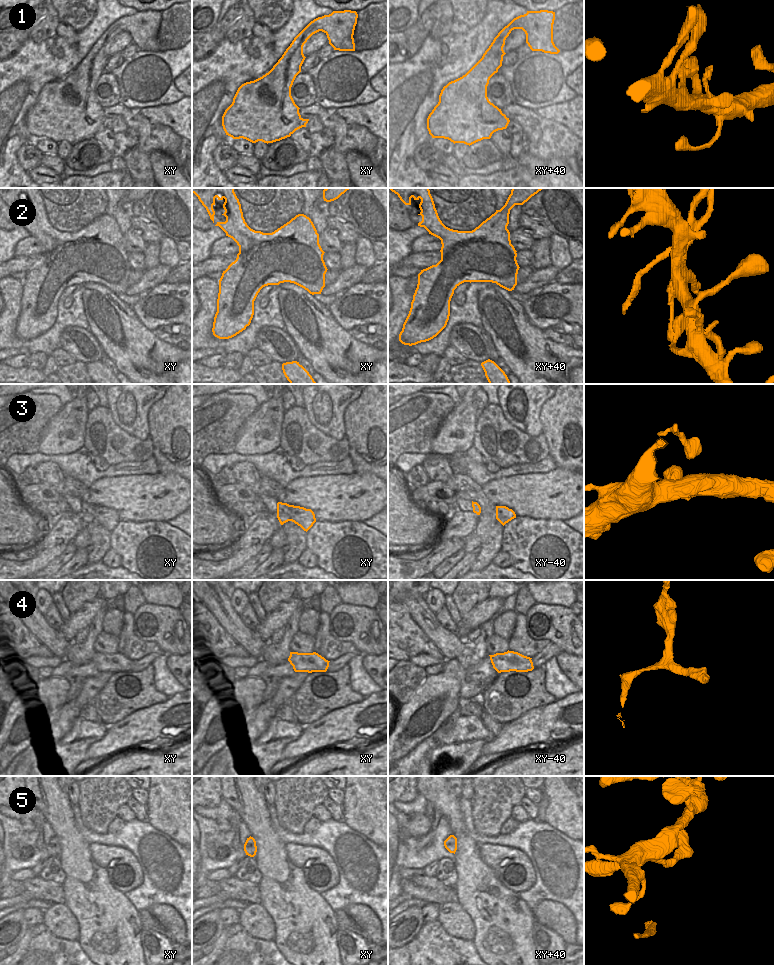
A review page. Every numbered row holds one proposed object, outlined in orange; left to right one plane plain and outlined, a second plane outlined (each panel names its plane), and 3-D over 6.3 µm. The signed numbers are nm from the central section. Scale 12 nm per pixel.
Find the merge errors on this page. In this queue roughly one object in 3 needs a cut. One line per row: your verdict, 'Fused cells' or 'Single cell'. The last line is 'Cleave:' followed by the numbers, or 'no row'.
1: Single cell
2: Fused cells
3: Single cell
4: Single cell
5: Single cell
Cleave: 2.

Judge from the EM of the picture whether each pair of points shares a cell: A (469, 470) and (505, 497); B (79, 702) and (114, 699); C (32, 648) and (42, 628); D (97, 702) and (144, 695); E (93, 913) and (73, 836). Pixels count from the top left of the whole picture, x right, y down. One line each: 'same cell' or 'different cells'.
A: different cells
B: different cells
C: different cells
D: same cell
E: same cell

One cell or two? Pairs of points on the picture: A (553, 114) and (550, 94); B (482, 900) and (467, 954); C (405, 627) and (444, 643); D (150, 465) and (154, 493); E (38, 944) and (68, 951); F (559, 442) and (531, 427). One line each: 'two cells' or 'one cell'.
A: two cells
B: two cells
C: two cells
D: two cells
E: one cell
F: two cells

